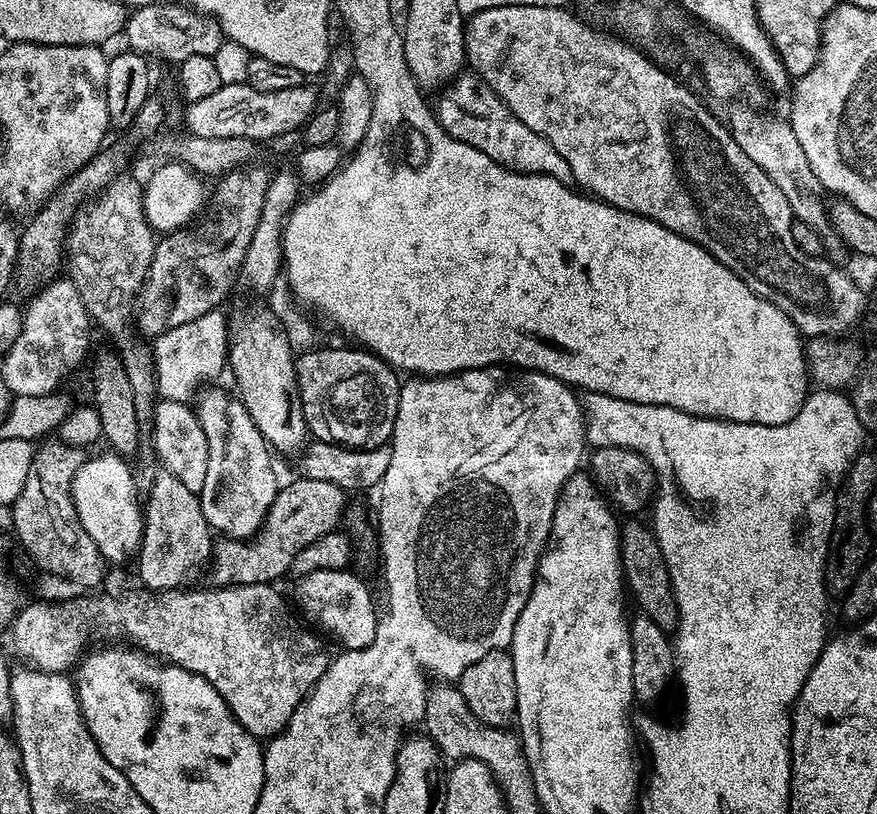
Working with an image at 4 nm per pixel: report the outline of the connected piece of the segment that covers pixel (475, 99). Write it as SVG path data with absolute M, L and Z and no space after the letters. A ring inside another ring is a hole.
M468 70L447 81L439 89L434 111L440 125L458 142L466 142L466 146L474 146L474 150L482 150L486 158L494 158L502 166L515 172L530 174L546 174L550 178L558 178L563 184L573 183L570 166L566 166L566 158L546 142L542 134L534 134L526 122L522 122L508 109L508 104L486 86L483 78Z

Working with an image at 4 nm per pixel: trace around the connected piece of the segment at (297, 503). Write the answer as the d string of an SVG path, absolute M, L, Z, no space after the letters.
M299 478L293 484L288 484L279 489L270 506L268 516L264 524L254 538L247 540L233 540L231 538L220 538L215 541L210 561L211 583L216 586L227 586L230 584L272 584L279 576L288 576L294 558L310 542L318 542L322 534L330 534L337 531L336 524L345 519L346 516L346 493L343 488L334 486L334 482L322 482L318 478Z

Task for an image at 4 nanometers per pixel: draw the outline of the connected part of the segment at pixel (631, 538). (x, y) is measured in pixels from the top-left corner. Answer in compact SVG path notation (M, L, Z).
M628 518L620 524L620 561L624 567L624 582L627 591L636 599L641 613L649 616L662 629L675 629L678 619L676 599L672 594L672 584L666 570L664 555L656 541L656 534L640 518Z

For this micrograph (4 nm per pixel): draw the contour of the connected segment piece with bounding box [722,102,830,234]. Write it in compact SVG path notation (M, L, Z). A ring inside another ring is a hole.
M732 102L728 108L722 112L726 127L731 132L734 142L750 154L750 159L758 162L766 174L786 194L786 202L790 202L790 210L793 217L799 223L813 228L815 232L827 233L830 228L828 209L826 200L821 195L822 189L814 170L810 170L810 162L806 162L806 153L802 150L802 145L798 143L798 138L794 134L791 123L787 119L779 120L776 116L767 116L764 112L759 112L756 108L751 108L744 102Z

